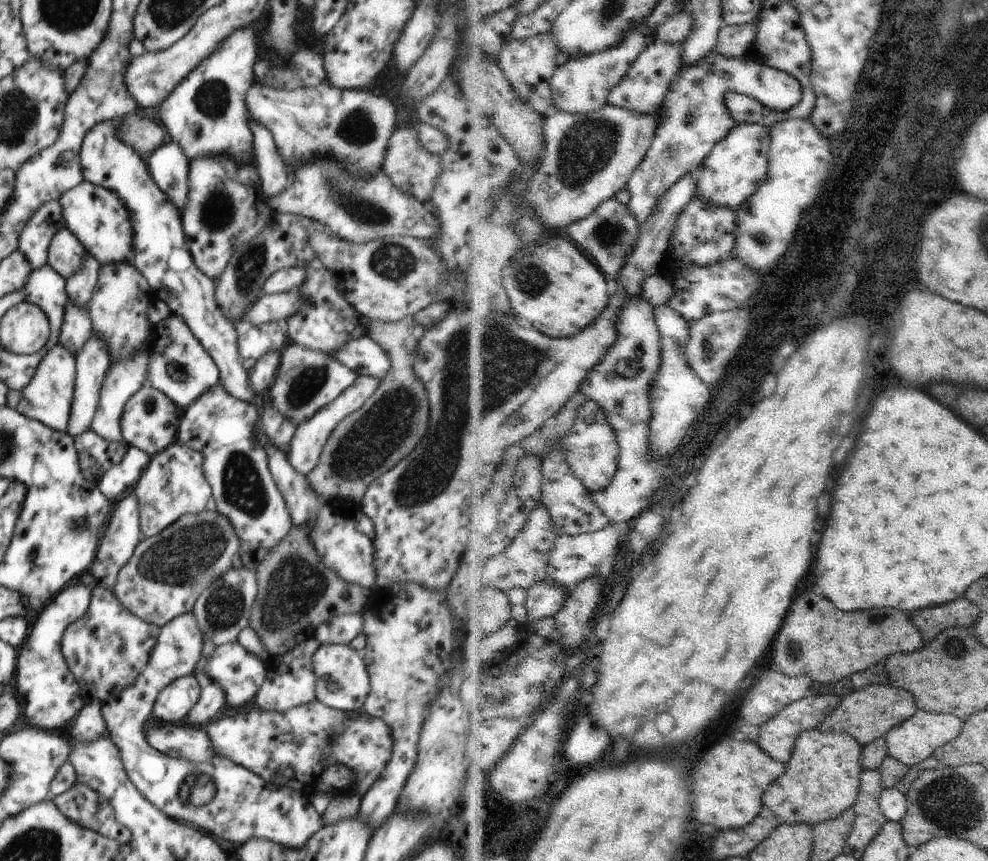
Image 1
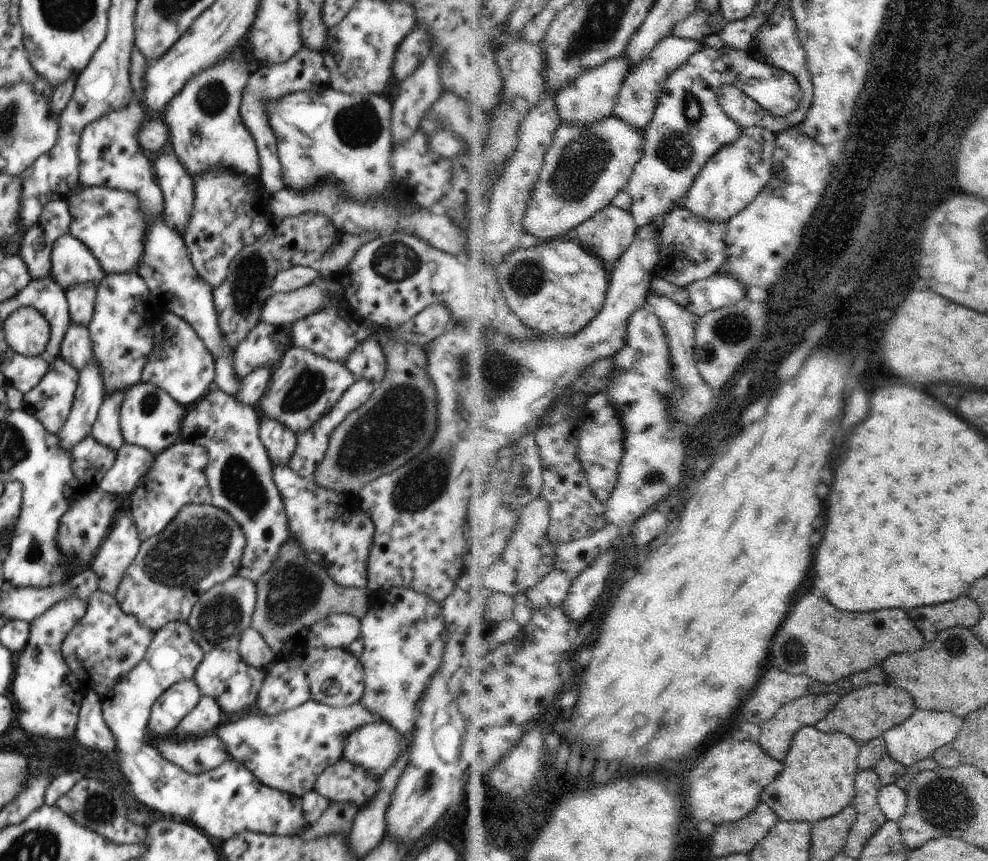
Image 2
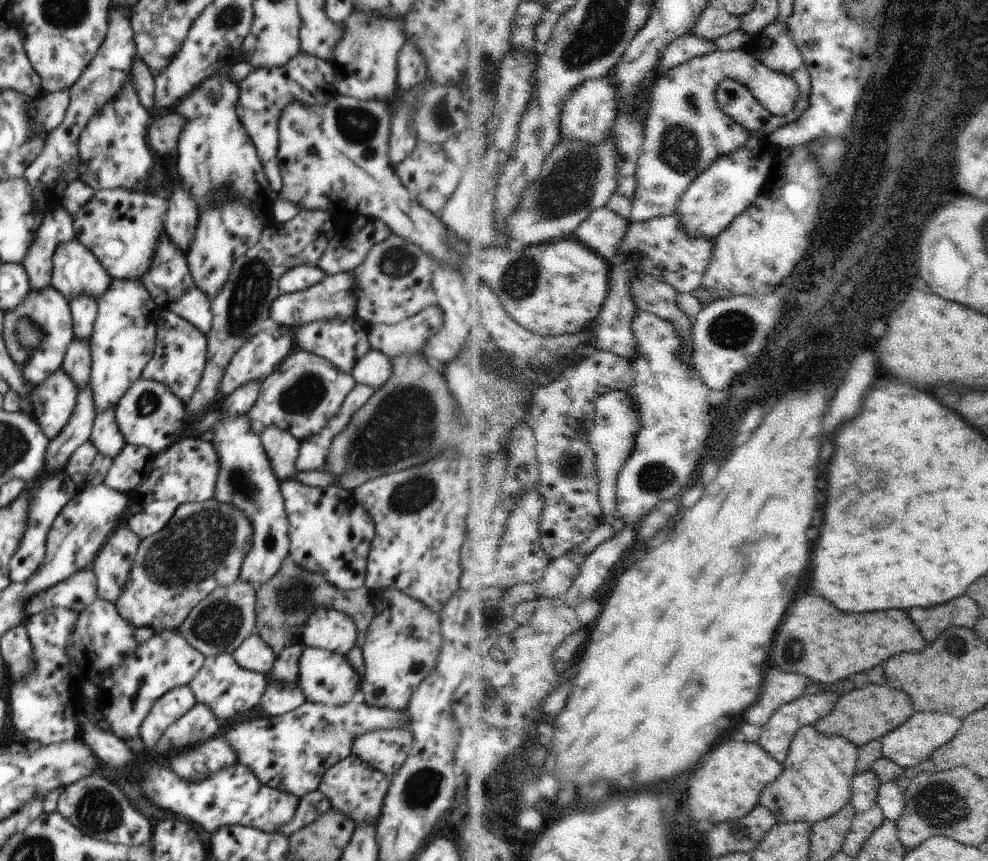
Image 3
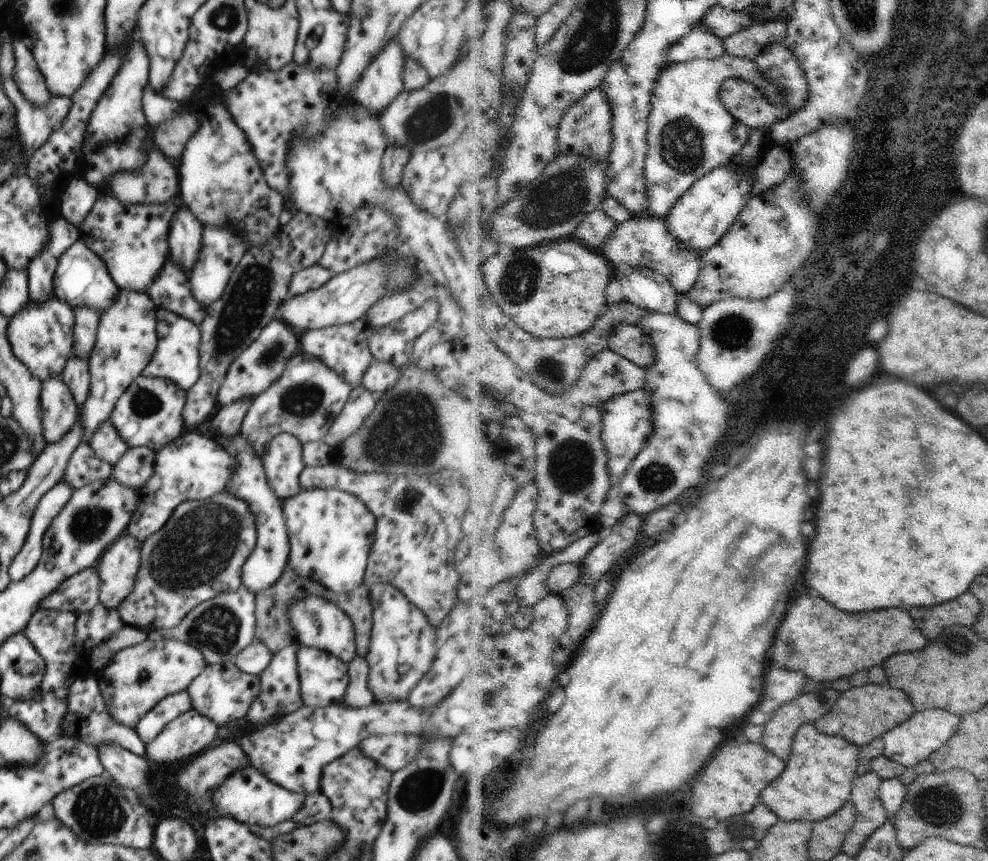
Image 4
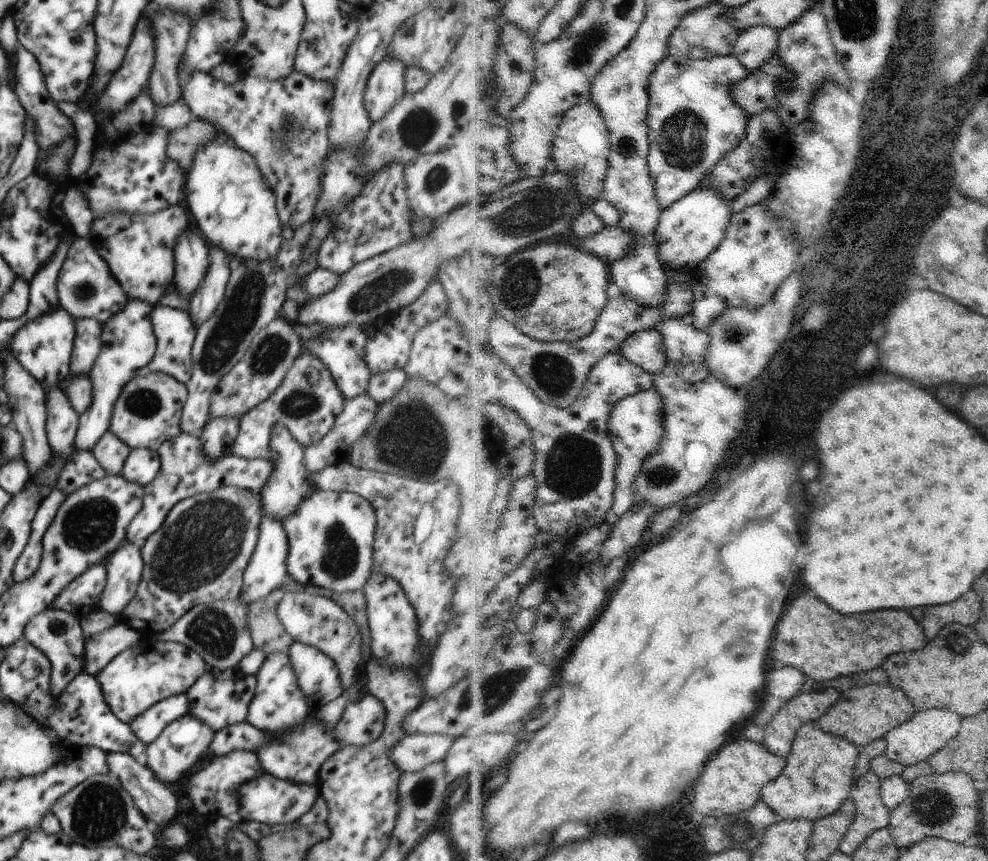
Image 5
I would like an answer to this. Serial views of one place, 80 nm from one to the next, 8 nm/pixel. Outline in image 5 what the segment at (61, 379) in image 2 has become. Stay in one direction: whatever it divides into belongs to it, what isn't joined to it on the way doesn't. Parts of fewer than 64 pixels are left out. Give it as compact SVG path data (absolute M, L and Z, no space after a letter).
M52 387L46 393L47 400L47 439L53 454L64 461L75 450L79 414L72 408L64 390Z

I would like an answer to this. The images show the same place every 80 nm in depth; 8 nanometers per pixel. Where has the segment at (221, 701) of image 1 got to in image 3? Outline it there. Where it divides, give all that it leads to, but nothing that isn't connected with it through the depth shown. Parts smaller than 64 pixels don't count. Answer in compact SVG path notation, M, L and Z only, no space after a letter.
M196 704L166 730L165 735L154 746L154 752L164 754L168 750L180 750L190 744L201 744L219 735L220 726L225 726L224 722L220 722L208 706Z

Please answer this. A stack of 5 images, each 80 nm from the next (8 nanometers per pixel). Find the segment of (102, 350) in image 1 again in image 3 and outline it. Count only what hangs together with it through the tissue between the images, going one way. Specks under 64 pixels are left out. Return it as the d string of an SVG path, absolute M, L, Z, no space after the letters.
M86 384L78 389L76 405L70 420L56 438L48 444L46 450L46 472L58 474L65 471L66 464L72 454L91 438L96 418L94 392L92 386Z

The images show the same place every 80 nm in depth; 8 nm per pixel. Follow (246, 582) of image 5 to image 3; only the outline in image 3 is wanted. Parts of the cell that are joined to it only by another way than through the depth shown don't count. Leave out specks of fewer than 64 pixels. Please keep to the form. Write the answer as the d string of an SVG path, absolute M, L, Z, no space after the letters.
M204 411L186 420L198 438L210 442L218 456L218 476L214 484L214 500L232 504L242 512L252 527L252 545L240 570L240 579L257 587L270 580L290 552L289 523L280 483L270 467L266 450L258 432L252 430L247 413L226 416L226 412Z

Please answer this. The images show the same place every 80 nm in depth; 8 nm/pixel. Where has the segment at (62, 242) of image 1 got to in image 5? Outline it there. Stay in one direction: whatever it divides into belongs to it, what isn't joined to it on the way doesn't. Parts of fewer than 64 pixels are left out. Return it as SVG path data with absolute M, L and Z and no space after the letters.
M77 237L69 246L66 258L57 276L59 306L74 318L94 319L101 326L121 311L129 301L120 283L112 276L108 263L96 252L88 239Z

